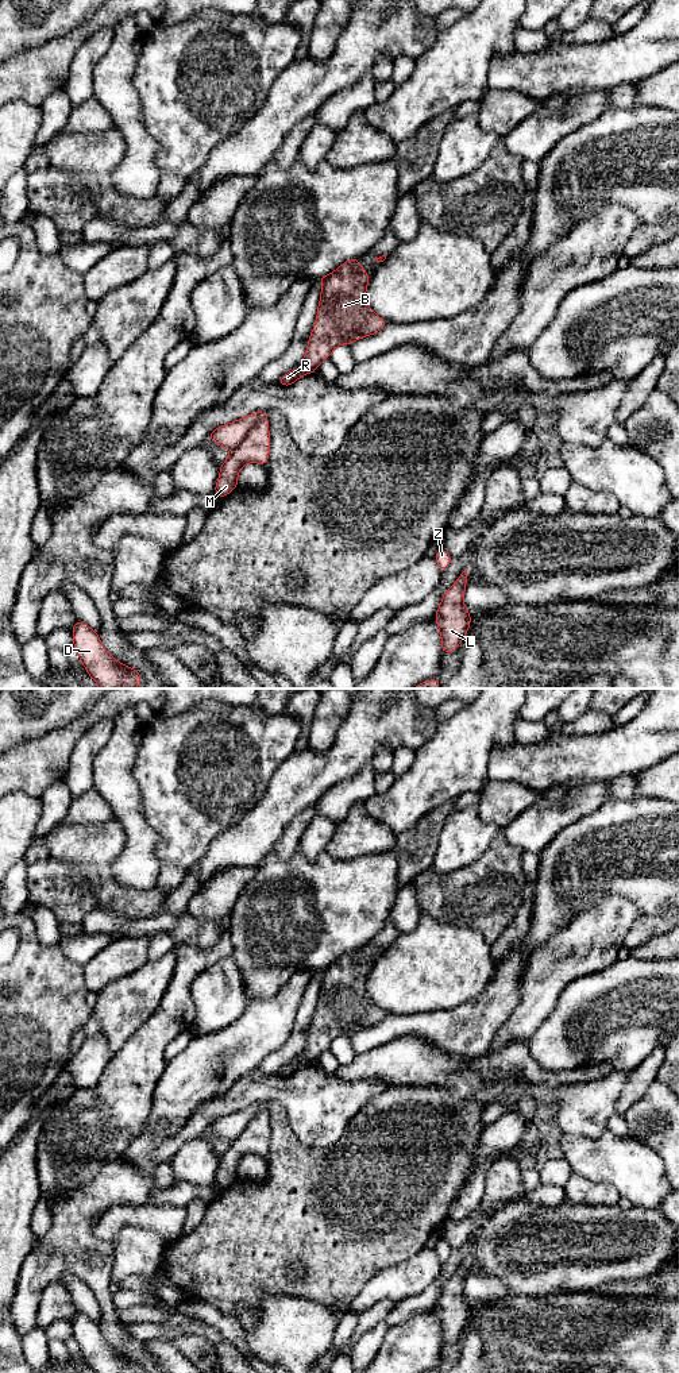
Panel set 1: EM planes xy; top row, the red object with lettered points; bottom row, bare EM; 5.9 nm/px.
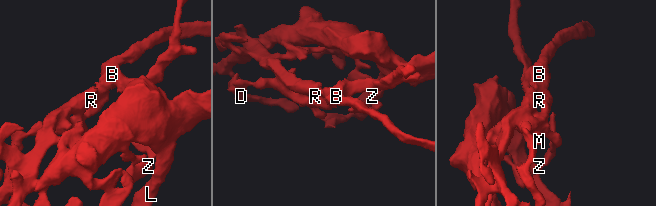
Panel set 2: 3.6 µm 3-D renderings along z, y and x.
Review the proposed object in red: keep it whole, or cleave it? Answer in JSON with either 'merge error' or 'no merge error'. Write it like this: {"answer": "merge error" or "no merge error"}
{"answer": "merge error"}

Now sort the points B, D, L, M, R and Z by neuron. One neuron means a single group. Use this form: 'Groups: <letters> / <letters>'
Groups: B M / D L R Z

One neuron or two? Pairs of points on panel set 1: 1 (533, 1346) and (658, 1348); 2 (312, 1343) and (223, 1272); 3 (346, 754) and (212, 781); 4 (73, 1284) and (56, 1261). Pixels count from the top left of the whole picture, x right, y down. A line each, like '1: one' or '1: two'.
1: one
2: two
3: two
4: two

